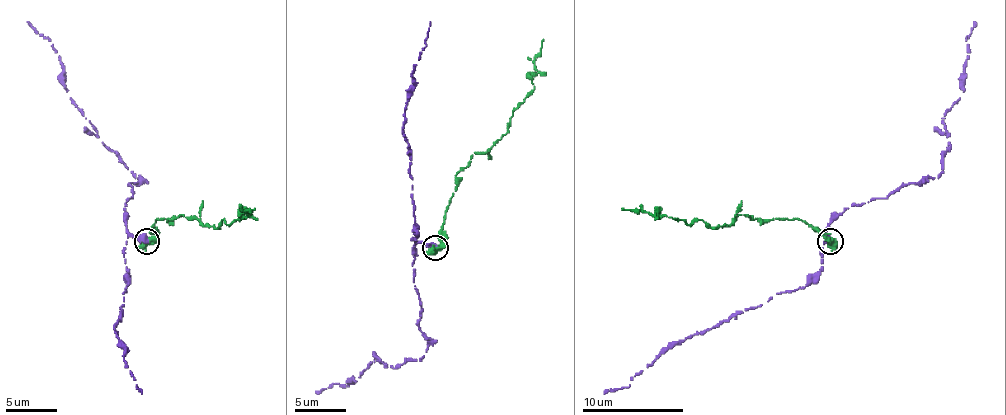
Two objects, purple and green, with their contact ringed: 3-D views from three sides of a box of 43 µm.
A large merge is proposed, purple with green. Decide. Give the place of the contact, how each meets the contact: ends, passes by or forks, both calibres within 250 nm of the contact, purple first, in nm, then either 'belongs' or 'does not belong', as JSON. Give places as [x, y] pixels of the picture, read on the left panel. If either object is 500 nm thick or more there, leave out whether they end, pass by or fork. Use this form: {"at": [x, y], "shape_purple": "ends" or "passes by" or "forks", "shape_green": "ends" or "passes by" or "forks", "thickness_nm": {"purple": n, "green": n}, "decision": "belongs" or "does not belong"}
{"at": [146, 241], "thickness_nm": {"purple": 480, "green": 700}, "decision": "does not belong"}

